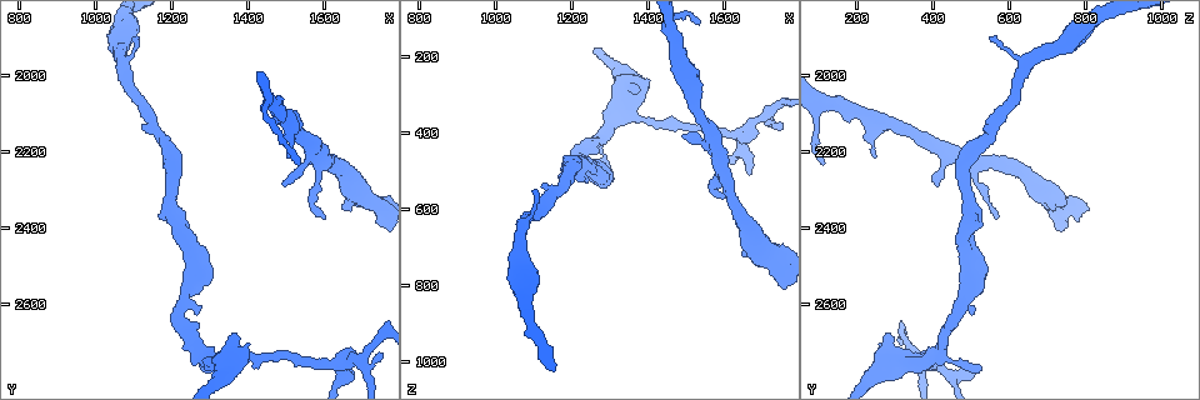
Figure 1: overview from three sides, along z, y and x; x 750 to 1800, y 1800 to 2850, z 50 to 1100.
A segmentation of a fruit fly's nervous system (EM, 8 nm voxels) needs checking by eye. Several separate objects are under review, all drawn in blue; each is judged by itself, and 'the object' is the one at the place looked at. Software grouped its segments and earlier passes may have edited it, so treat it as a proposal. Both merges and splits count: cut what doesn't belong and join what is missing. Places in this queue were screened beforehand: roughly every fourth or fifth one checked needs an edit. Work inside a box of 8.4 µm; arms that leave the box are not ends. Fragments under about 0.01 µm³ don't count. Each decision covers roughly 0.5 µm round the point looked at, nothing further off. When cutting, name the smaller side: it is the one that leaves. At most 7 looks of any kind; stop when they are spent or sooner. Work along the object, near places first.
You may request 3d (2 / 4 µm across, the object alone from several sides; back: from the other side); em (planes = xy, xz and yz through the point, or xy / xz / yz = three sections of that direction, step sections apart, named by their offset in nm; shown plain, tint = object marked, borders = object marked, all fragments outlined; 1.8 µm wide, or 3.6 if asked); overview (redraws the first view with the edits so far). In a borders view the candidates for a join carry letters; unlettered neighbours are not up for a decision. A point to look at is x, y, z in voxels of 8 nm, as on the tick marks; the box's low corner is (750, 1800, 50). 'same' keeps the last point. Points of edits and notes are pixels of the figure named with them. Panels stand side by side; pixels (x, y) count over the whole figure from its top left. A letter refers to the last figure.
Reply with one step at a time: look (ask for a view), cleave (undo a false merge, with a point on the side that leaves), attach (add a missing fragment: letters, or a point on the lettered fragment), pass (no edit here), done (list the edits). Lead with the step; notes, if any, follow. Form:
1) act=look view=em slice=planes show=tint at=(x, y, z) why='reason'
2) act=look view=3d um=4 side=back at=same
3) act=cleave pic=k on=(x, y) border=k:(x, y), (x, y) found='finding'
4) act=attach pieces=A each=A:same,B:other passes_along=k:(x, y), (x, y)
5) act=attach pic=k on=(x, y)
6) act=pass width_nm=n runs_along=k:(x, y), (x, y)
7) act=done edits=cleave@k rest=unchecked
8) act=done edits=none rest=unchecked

act=look view=3d um=4 at=(1605, 2225, 505) why='sharp bend'

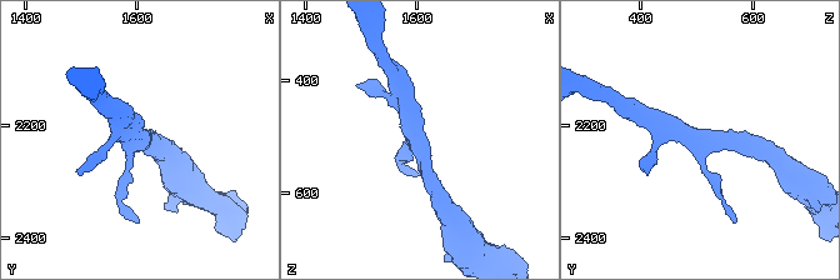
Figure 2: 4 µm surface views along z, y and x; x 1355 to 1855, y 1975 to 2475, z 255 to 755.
act=look view=em slice=xy step=8 show=borders at=(1605, 2225, 510) why='need the tissue'

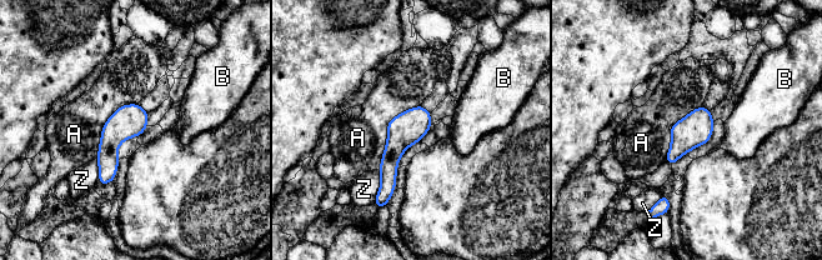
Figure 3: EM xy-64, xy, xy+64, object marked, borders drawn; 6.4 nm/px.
act=pass width_nm=200 longest_contact=A:500nm each=A:other,B:other,Z:other found='one cell here'

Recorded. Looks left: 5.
act=look view=3d um=2 at=(1645, 2760, 410) why='four or more arms meet'

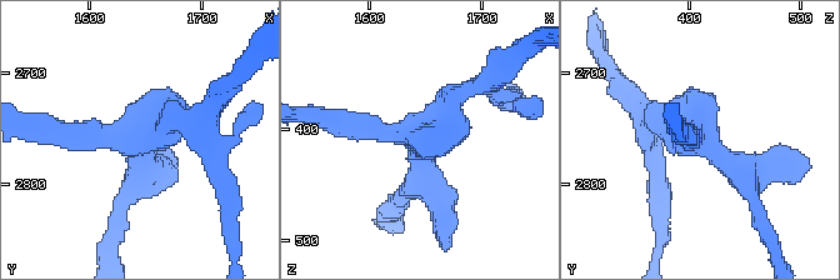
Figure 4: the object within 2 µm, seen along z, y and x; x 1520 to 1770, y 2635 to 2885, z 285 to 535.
act=look view=em slice=planes show=borders at=(1650, 2756, 408)

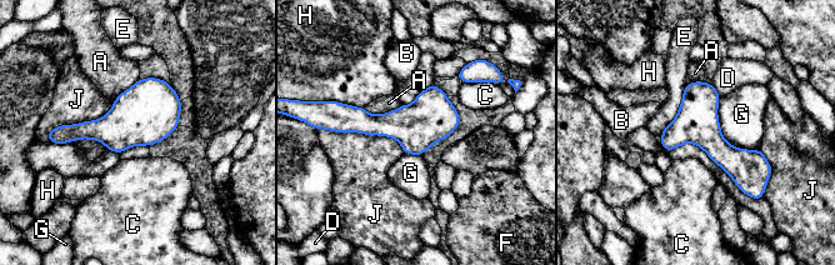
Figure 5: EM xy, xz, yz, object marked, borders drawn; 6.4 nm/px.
act=pass each=A:other,B:other,C:other,D:other,E:other,F:other,G:other,H:other,J:other runs_along=5:(689, 86), (704, 131), (760, 169) found='continuous, no second cell'

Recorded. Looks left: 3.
act=look view=3d um=2 at=(1505, 2205, 250) why='free end'

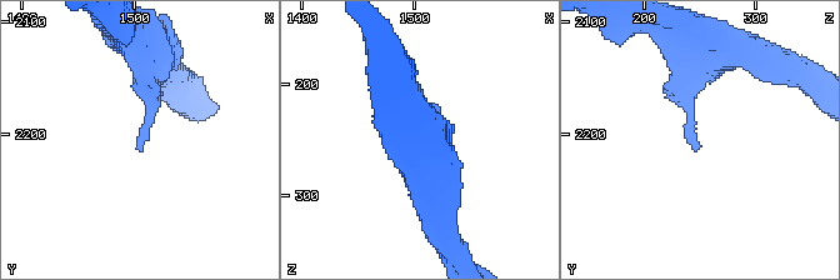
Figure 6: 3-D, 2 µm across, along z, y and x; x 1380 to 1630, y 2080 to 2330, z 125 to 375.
act=look view=em slice=planes show=borders at=(1502, 2212, 250)

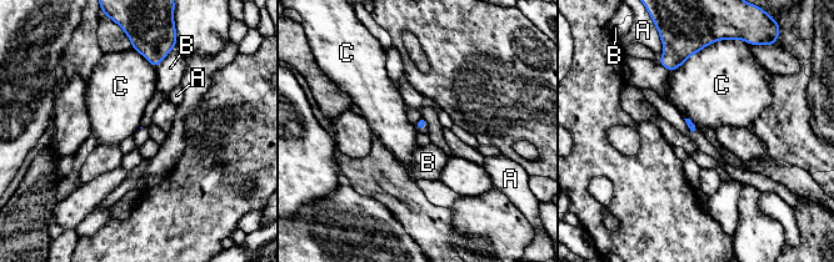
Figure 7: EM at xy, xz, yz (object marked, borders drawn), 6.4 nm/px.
act=pass each=A:other,B:other,C:other border=7:(709, 44), (693, 53), (669, 72) found='no lettered fragment goes on from it'

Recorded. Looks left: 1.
act=done edits=none rest=unchecked

